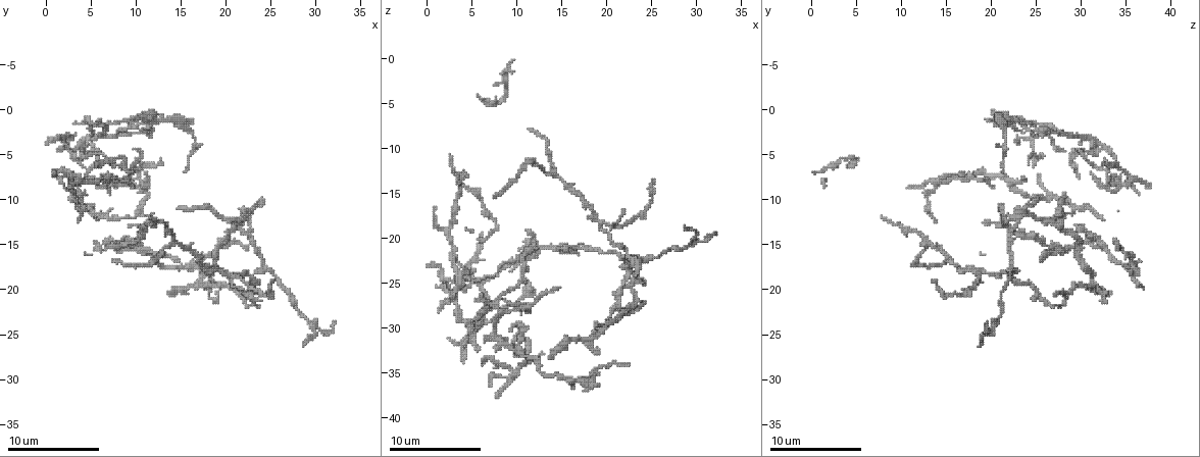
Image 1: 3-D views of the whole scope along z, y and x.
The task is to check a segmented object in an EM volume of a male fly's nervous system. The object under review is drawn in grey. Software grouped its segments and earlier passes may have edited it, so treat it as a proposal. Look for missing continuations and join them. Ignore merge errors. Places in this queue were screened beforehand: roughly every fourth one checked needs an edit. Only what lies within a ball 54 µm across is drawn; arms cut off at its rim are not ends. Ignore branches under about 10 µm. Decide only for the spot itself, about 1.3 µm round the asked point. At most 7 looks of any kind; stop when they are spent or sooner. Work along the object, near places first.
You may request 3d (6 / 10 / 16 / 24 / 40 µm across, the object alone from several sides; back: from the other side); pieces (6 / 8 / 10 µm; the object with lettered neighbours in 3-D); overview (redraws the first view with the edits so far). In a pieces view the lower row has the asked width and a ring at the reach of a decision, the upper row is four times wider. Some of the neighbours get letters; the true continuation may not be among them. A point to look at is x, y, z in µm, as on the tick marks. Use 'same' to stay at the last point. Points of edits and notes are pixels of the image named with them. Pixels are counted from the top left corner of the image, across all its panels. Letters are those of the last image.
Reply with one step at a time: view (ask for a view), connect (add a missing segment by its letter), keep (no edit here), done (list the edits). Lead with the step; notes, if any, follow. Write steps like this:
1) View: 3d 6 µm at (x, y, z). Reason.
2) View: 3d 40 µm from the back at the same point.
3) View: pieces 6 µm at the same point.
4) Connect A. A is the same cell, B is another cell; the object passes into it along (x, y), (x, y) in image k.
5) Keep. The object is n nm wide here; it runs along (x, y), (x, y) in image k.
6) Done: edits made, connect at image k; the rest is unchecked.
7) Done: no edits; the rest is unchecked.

View: pieces 6 µm at (11.4, 12.6, 19.2). Free end.

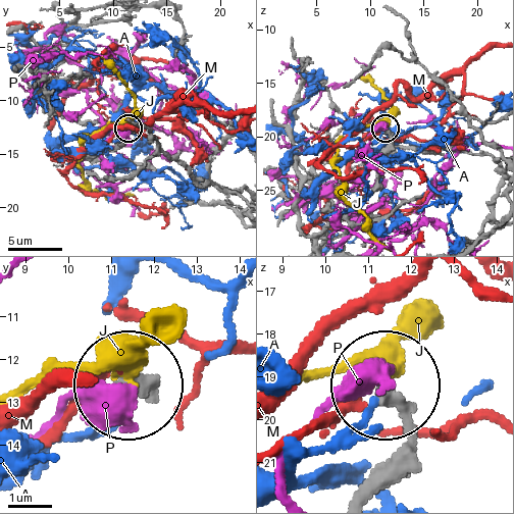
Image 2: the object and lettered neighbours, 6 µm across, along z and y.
Keep. A, J, M and P are other cells; no lettered segment goes on from it.

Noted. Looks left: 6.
View: pieces 8 µm at (11.4, 9.2, 28.2). Free end.

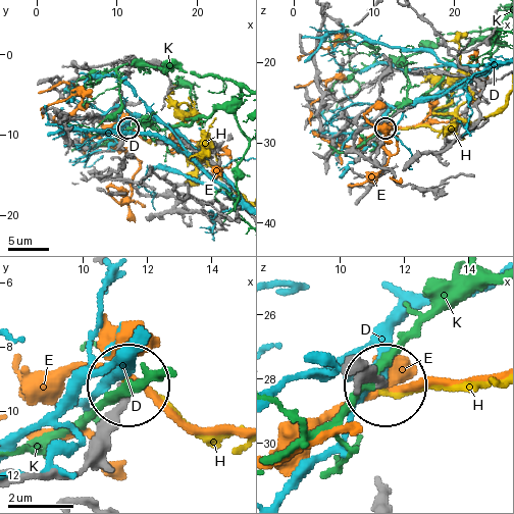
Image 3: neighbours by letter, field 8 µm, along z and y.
Keep. D, E, H and K are other cells; none of them fits.

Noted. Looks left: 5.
View: 3d 6 µm at (12.6, 5.4, 32.8). An open end.

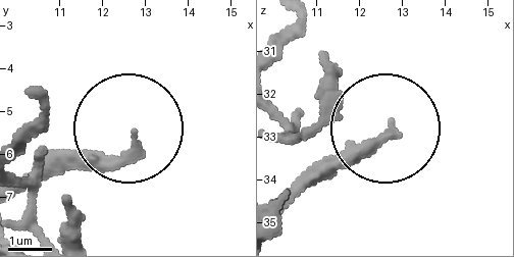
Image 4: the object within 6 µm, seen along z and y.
View: pieces 6 µm at (12.80, 5.60, 32.75).

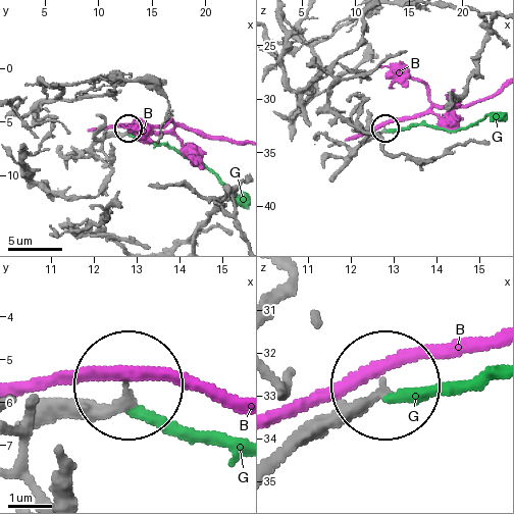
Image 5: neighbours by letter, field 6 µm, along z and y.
Keep. B and G are other cells; none of them fits.

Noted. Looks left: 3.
Done: no edits; the rest is unchecked.

